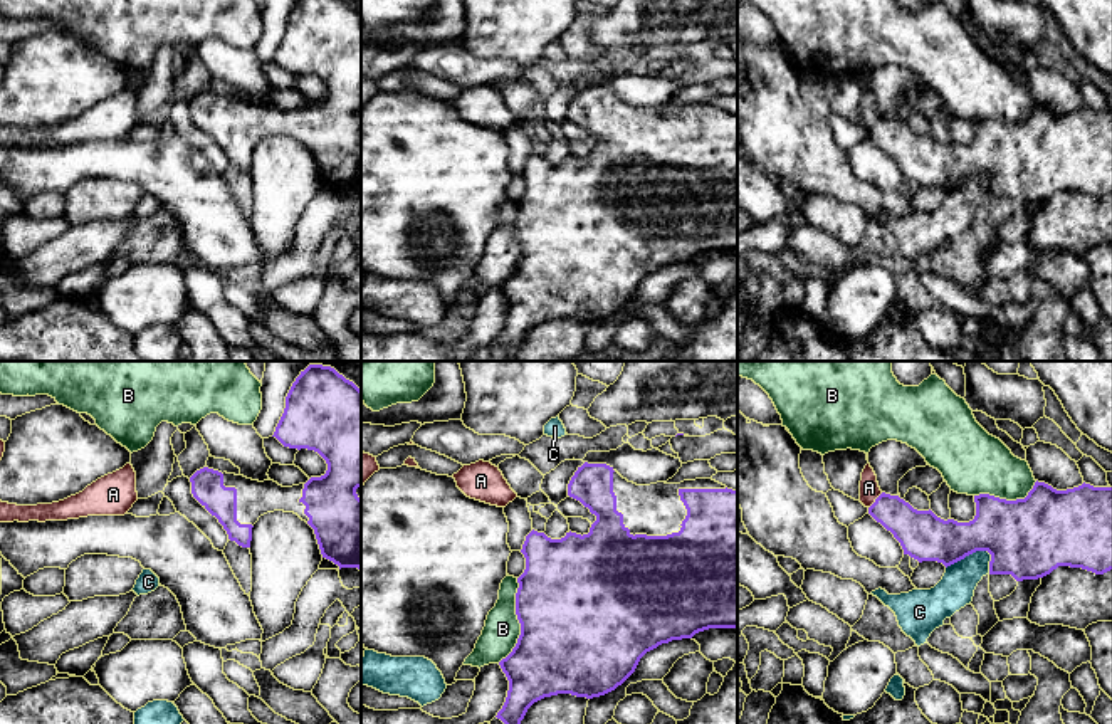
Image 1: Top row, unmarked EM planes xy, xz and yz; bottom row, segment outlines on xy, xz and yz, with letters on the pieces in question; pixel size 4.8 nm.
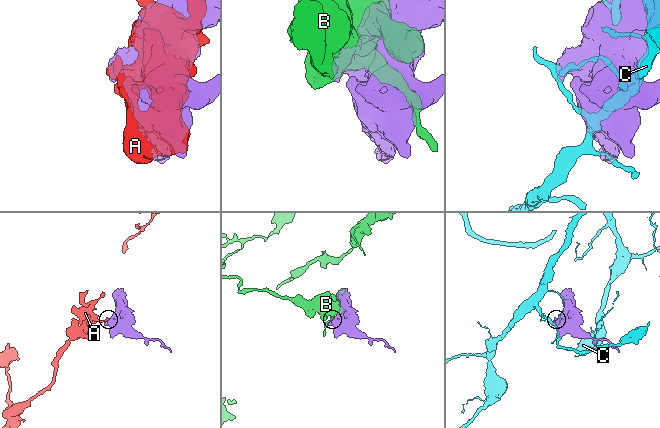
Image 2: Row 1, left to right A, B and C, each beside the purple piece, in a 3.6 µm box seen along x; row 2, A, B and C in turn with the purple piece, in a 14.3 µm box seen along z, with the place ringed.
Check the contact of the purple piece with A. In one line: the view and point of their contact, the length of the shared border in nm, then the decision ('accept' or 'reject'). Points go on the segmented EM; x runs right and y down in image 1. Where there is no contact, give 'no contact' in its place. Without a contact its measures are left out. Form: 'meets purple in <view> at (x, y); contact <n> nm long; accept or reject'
meets purple in yz at (875, 501); contact 100 nm long; reject

